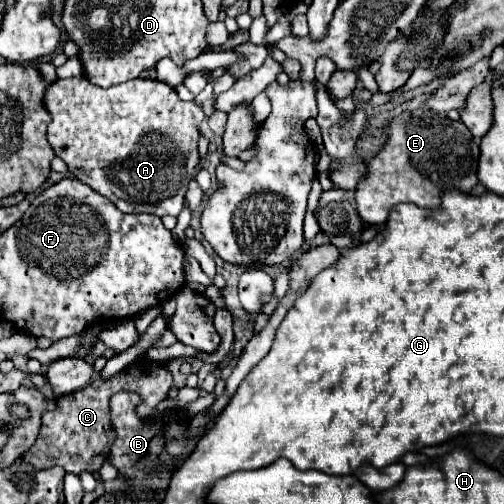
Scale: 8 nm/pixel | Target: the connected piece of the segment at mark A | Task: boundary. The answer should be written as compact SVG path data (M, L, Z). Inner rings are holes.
M83 76L55 80L45 94L45 106L53 116L49 124L49 142L77 180L109 198L121 212L169 214L175 218L181 214L187 184L199 166L199 126L205 120L201 106L181 100L169 84L159 80L137 78L119 86L99 88Z

